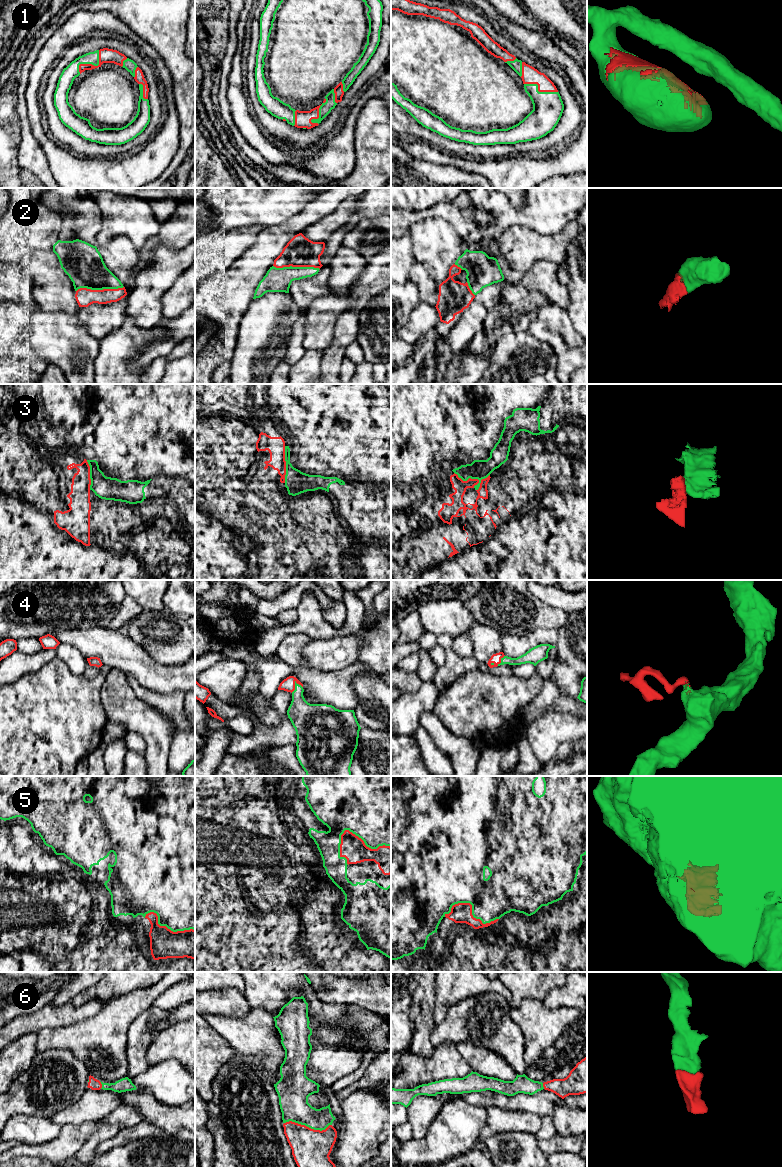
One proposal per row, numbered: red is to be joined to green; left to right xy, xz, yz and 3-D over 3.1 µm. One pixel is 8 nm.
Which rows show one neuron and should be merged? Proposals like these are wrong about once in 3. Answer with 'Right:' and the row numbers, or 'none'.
Right: 1, 2, 4, 5, 6

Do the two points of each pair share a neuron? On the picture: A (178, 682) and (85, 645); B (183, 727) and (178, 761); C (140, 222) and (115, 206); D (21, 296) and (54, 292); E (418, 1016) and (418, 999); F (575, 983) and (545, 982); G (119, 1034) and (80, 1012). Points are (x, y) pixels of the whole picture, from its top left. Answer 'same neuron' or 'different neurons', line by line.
A: same neuron
B: same neuron
C: same neuron
D: different neurons
E: same neuron
F: different neurons
G: different neurons

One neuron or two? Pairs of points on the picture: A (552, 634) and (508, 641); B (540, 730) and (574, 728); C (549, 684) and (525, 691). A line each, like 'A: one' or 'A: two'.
A: one
B: one
C: two

